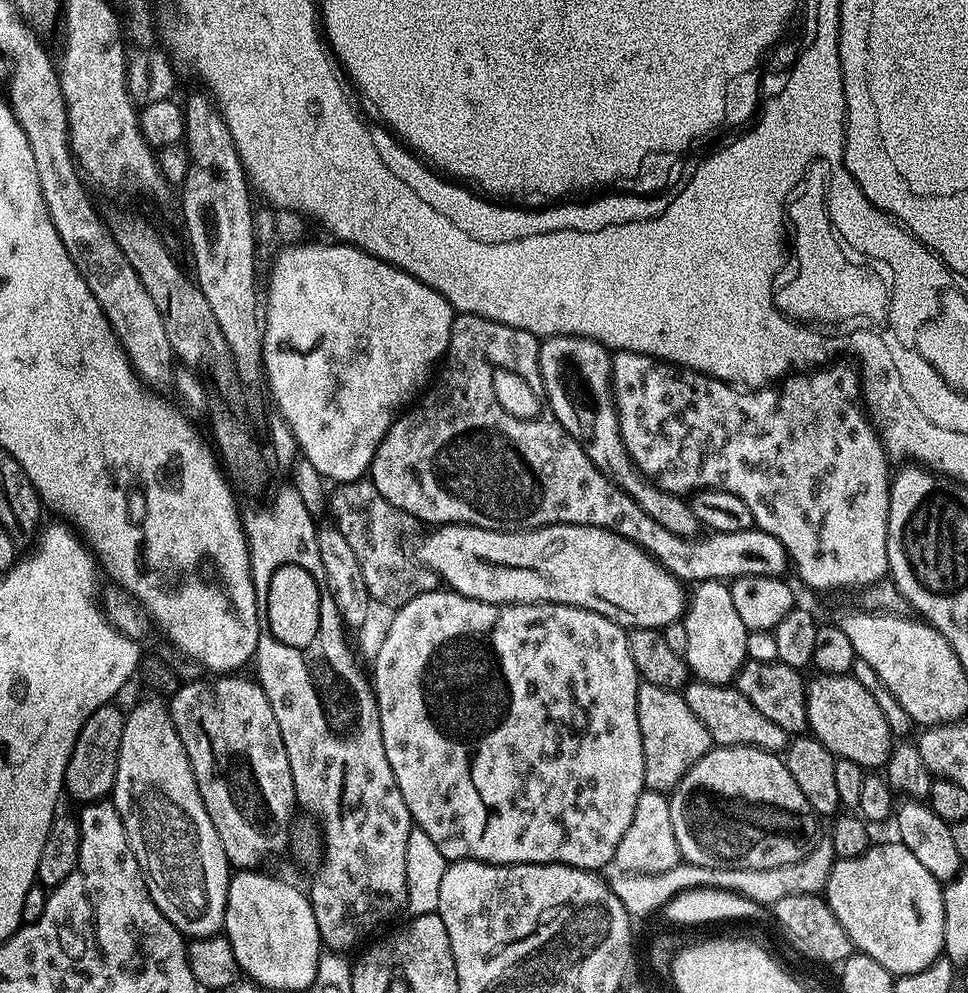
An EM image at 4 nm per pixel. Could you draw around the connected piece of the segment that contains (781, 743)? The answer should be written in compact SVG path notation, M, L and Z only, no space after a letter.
M693 679L684 685L682 695L686 706L690 706L690 710L694 710L698 722L702 722L702 726L706 726L713 745L725 748L737 746L760 748L764 752L777 754L783 753L788 746L790 733L782 730L782 726L770 722L770 718L766 718L753 704L746 702L746 698L742 698L742 694L734 686L708 684L704 680Z

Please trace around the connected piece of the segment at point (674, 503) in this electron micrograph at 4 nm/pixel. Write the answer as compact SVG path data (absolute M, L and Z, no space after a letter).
M550 336L540 346L540 373L552 413L582 446L596 469L610 478L626 495L670 534L694 536L701 531L691 503L683 495L658 487L630 458L620 433L616 397L612 394L613 353L585 336Z

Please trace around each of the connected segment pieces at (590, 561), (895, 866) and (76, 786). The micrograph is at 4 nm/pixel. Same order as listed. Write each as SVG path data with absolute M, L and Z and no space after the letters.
M445 524L433 527L421 538L414 548L414 556L419 563L435 572L451 591L462 594L466 598L474 598L478 602L491 604L569 604L579 608L588 608L592 612L602 614L602 618L610 618L610 622L620 624L625 630L634 628L659 628L663 630L668 624L679 621L686 611L686 588L678 577L670 574L655 560L650 553L630 542L609 528L598 526L582 526L581 524L548 524L544 528L527 530L501 530L499 528L475 528L472 524Z
M873 843L865 852L858 854L858 858L837 860L830 870L828 881L824 883L822 895L828 901L834 918L842 922L842 930L846 930L846 934L852 940L853 949L857 953L874 958L874 962L882 962L882 966L886 966L886 970L890 970L893 977L918 974L918 970L926 970L926 966L930 966L930 962L934 962L944 951L944 890L941 881L936 880L934 874L930 874L930 870L926 870L926 866L922 866L922 862L918 862L918 858L914 858L914 854L910 854L910 850L906 850L904 844Z
M109 702L98 706L82 726L70 754L70 762L64 775L64 792L79 802L95 802L105 799L111 793L118 770L118 754L122 742L125 713Z

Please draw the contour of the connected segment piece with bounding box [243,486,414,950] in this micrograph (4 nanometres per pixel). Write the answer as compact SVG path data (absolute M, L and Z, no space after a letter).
M287 487L278 489L269 504L243 517L260 615L254 676L274 710L274 718L278 718L278 730L282 730L282 742L290 758L297 805L320 819L322 859L310 891L314 922L318 922L320 939L329 949L345 950L354 947L359 940L367 941L375 928L405 911L406 841L414 825L406 798L402 798L402 790L398 790L394 770L390 770L386 746L382 746L380 711L372 681L365 669L364 672L360 669L344 637L346 625L330 594L322 554L318 554L317 517L306 510L296 487Z

